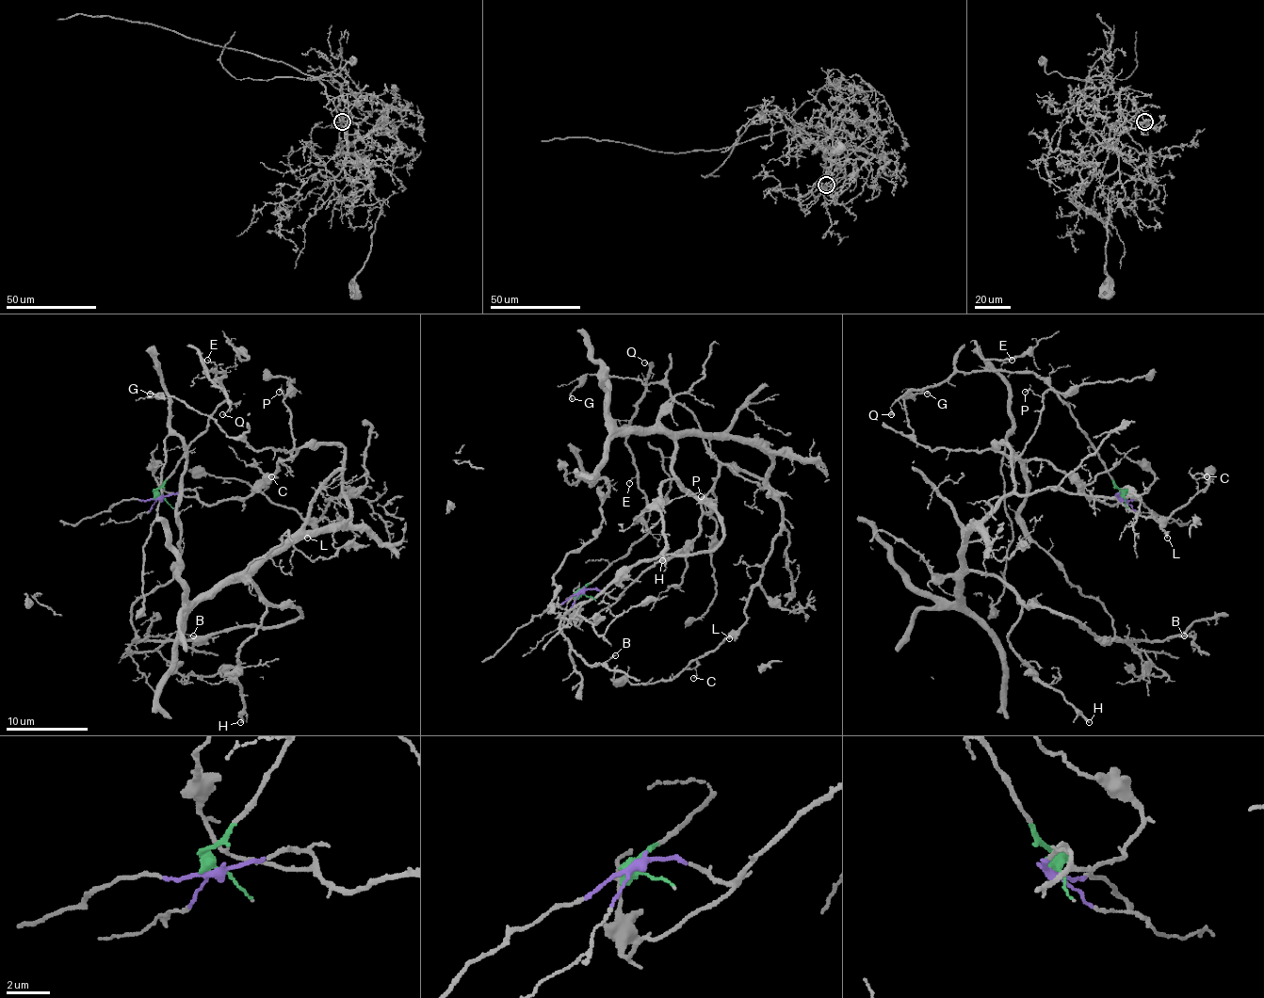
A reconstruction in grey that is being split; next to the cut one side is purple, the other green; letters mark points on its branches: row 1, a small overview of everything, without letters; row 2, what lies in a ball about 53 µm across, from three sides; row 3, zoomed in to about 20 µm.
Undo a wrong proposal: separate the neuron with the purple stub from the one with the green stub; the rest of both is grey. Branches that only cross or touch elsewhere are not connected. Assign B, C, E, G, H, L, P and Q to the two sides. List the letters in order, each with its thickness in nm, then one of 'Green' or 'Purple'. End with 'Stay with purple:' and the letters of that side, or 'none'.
B: Thickness 130 nm. Purple
C: Thickness 110 nm. Purple
E: Thickness 90 nm. Green
G: Thickness 160 nm. Purple
H: Thickness 240 nm. Purple
L: Thickness 80 nm. Purple
P: Thickness 150 nm. Purple
Q: Thickness 110 nm. Green
Stay with purple: B, C, G, H, L, P

